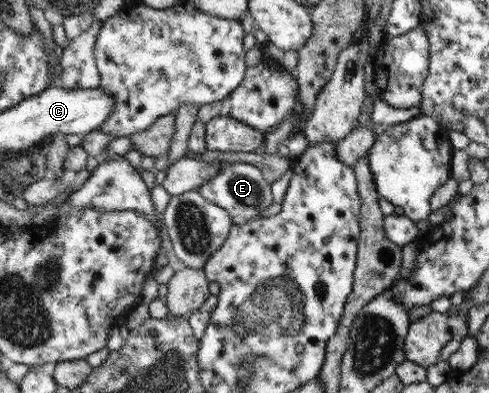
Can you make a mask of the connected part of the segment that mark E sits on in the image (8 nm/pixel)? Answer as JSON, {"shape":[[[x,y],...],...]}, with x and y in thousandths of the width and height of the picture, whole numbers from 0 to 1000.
{"shape":[[[458,412],[452,420],[452,440],[442,453],[427,455],[403,486],[409,486],[413,501],[419,501],[429,517],[458,529],[495,567],[530,555],[528,542],[536,542],[556,517],[552,473],[554,466],[536,450],[536,435],[526,422],[507,420],[499,412]]]}

